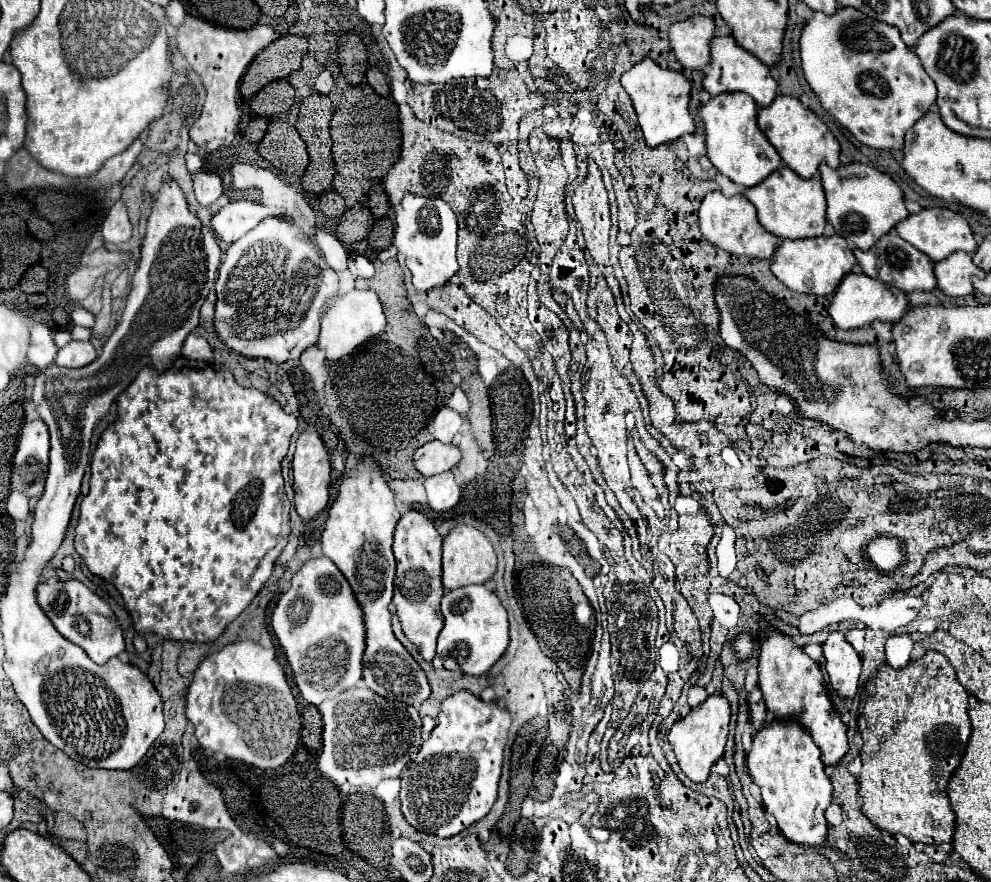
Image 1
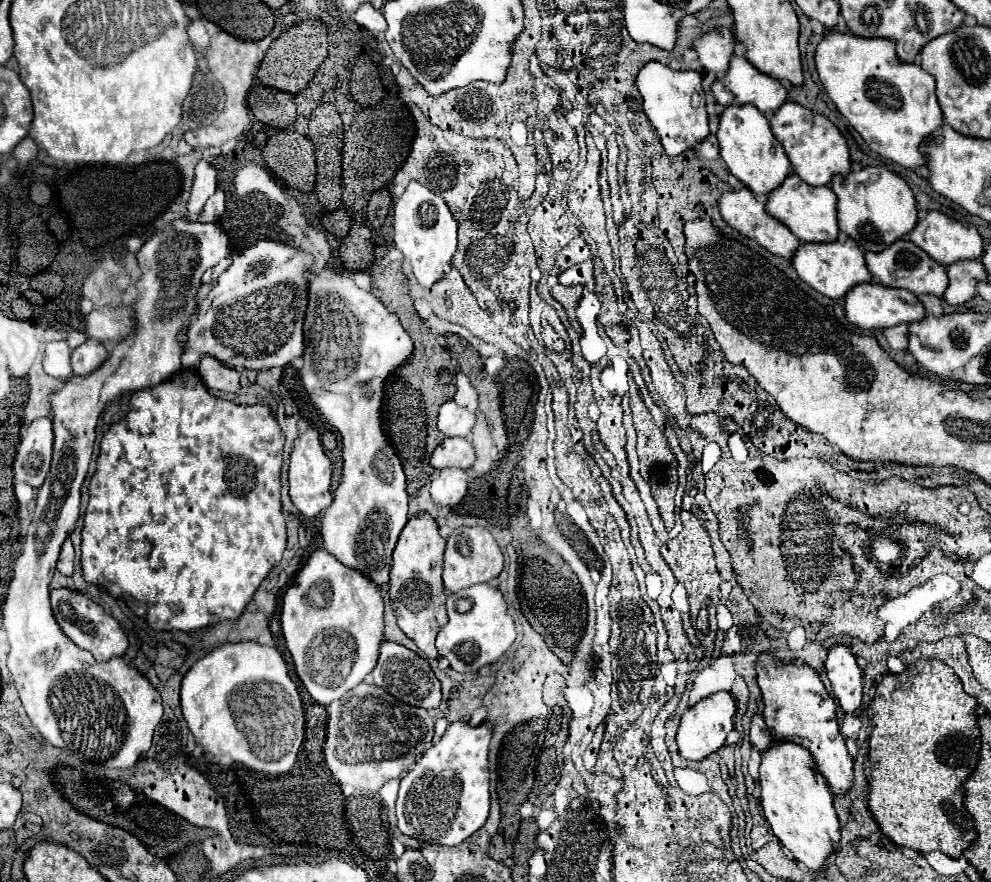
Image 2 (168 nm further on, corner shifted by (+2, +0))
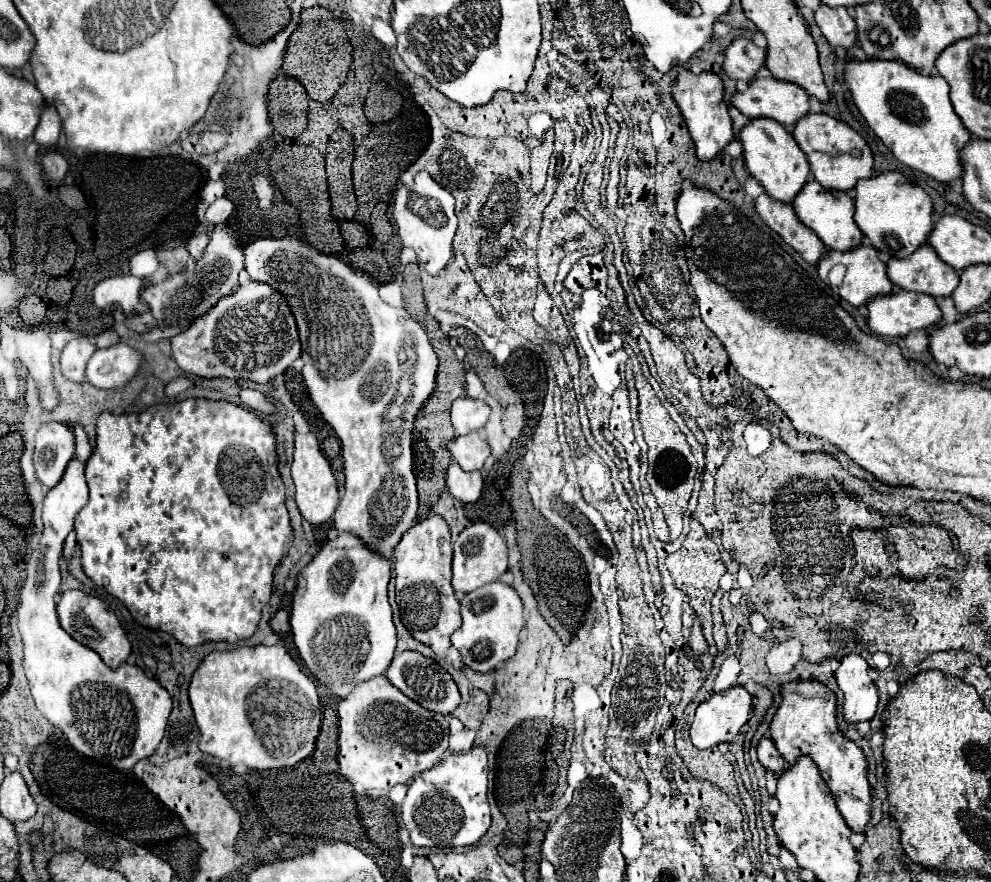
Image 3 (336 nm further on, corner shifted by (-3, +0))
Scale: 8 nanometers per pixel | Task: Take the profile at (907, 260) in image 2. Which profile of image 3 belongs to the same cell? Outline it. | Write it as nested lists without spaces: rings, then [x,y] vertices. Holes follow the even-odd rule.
[[[924,244],[908,258],[888,260],[888,278],[894,286],[902,290],[922,292],[928,296],[950,296],[958,286],[958,272],[934,254],[934,250]]]

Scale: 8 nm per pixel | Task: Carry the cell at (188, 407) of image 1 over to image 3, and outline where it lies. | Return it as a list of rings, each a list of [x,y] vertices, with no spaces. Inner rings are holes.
[[[186,398],[174,404],[154,404],[146,412],[130,417],[127,414],[116,417],[110,412],[100,414],[96,426],[96,450],[86,462],[86,482],[90,488],[90,500],[74,520],[74,530],[82,548],[82,566],[86,576],[98,586],[104,586],[118,600],[122,600],[124,606],[130,610],[132,618],[138,620],[142,626],[148,626],[152,630],[164,630],[184,646],[196,646],[208,640],[236,642],[240,638],[252,636],[260,622],[262,608],[268,604],[272,594],[274,568],[280,564],[294,540],[288,510],[284,506],[284,484],[276,468],[278,454],[272,424],[238,404],[222,400],[214,402],[206,398]]]

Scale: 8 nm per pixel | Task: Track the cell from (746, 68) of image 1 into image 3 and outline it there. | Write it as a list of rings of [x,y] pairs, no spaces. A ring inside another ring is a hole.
[[[756,76],[748,84],[748,88],[742,92],[736,92],[730,102],[748,118],[758,118],[758,116],[772,118],[786,128],[792,128],[796,124],[796,120],[800,120],[804,114],[808,114],[808,94],[798,84],[782,82],[782,80],[776,80],[774,76]]]

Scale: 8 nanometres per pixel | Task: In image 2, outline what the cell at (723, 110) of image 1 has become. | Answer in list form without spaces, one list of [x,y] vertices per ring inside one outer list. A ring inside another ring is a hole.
[[[745,104],[743,108],[727,106],[721,114],[719,132],[717,132],[721,158],[727,164],[729,172],[737,176],[755,196],[767,196],[775,188],[783,184],[783,180],[791,174],[791,162],[785,156],[785,150],[781,142],[773,136],[769,120],[757,112],[751,104]]]

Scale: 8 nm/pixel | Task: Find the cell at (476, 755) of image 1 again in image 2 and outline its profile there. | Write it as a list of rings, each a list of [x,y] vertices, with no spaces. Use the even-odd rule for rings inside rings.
[[[453,722],[445,736],[433,744],[419,760],[415,772],[409,772],[401,780],[399,798],[396,801],[396,817],[399,820],[399,830],[405,836],[417,838],[429,844],[443,844],[443,846],[457,846],[473,832],[477,832],[487,816],[489,816],[489,764],[487,764],[487,750],[491,742],[493,726],[483,722],[479,726],[471,726],[469,722]]]

